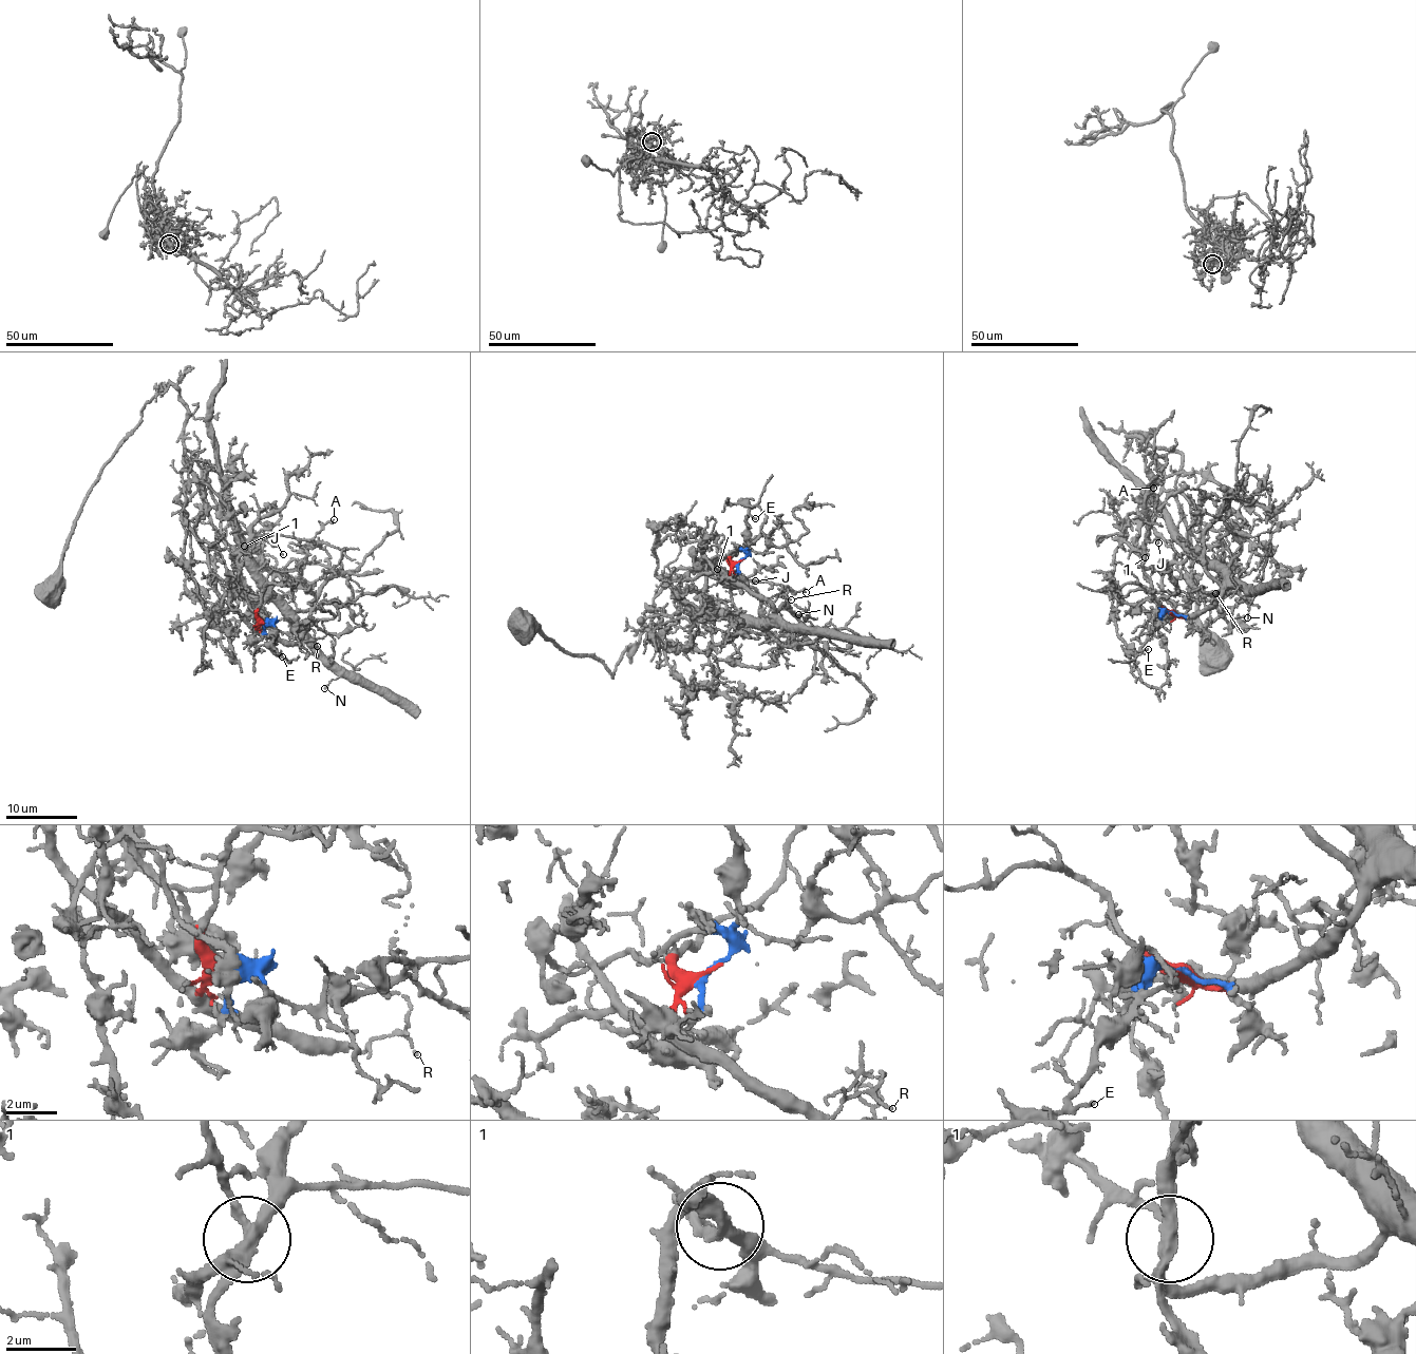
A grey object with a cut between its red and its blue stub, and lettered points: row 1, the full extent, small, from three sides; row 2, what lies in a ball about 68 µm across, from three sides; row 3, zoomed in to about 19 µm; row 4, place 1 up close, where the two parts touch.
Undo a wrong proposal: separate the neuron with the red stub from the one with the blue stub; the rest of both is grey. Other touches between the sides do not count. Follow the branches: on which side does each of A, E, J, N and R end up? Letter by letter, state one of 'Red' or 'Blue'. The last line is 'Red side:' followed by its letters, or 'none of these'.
A: Red
E: Blue
J: Red
N: Red
R: Red
Red side: A, J, N, R

